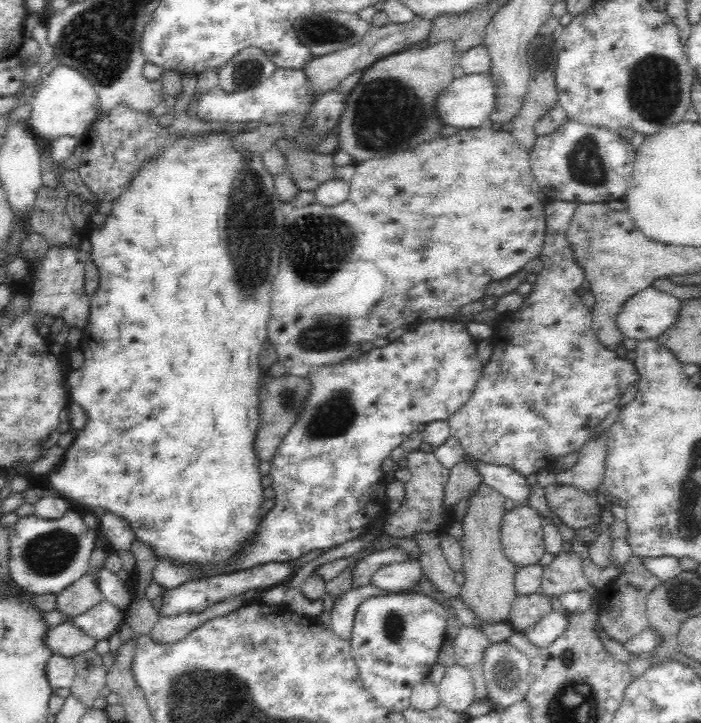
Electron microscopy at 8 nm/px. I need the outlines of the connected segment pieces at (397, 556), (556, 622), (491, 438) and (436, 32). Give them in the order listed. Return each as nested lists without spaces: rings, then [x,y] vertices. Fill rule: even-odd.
[[[394,547],[386,550],[374,551],[372,554],[356,561],[356,568],[352,572],[354,577],[354,587],[361,587],[369,584],[371,574],[374,574],[384,564],[394,564],[394,562],[408,562],[408,560],[417,560],[411,558],[410,553],[402,548]]]
[[[551,610],[540,622],[523,633],[528,642],[536,648],[548,648],[565,630],[567,618],[563,612]]]
[[[550,200],[550,202],[547,203],[545,207],[546,234],[541,253],[539,254],[539,258],[543,263],[543,270],[540,270],[540,273],[537,274],[537,280],[532,285],[531,291],[524,298],[522,306],[520,306],[518,310],[510,312],[510,314],[505,314],[504,318],[496,324],[494,336],[491,336],[492,340],[494,340],[493,352],[490,359],[483,365],[480,380],[476,383],[468,402],[466,402],[464,406],[461,406],[451,417],[448,417],[447,420],[435,420],[434,422],[426,424],[424,430],[421,431],[424,442],[428,442],[428,444],[431,444],[435,448],[442,446],[442,444],[452,436],[460,443],[466,455],[470,455],[480,462],[495,464],[496,466],[510,466],[512,470],[518,471],[524,477],[528,477],[531,474],[536,475],[543,469],[551,470],[553,463],[558,458],[572,454],[572,452],[577,452],[590,436],[592,436],[592,432],[602,424],[602,420],[604,420],[614,408],[620,405],[620,398],[622,398],[622,395],[628,390],[628,387],[632,385],[638,377],[640,378],[635,365],[632,365],[624,354],[618,354],[600,345],[600,340],[596,339],[596,335],[594,335],[592,330],[591,309],[583,303],[582,297],[576,294],[576,290],[578,290],[586,280],[584,270],[577,262],[572,244],[568,239],[568,230],[570,229],[572,218],[578,206],[579,203],[560,200]]]
[[[490,4],[472,6],[462,14],[442,13],[431,20],[431,33],[428,36],[430,44],[441,40],[452,39],[456,43],[456,54],[465,50],[484,45],[487,24],[491,21],[492,12],[488,10]]]

